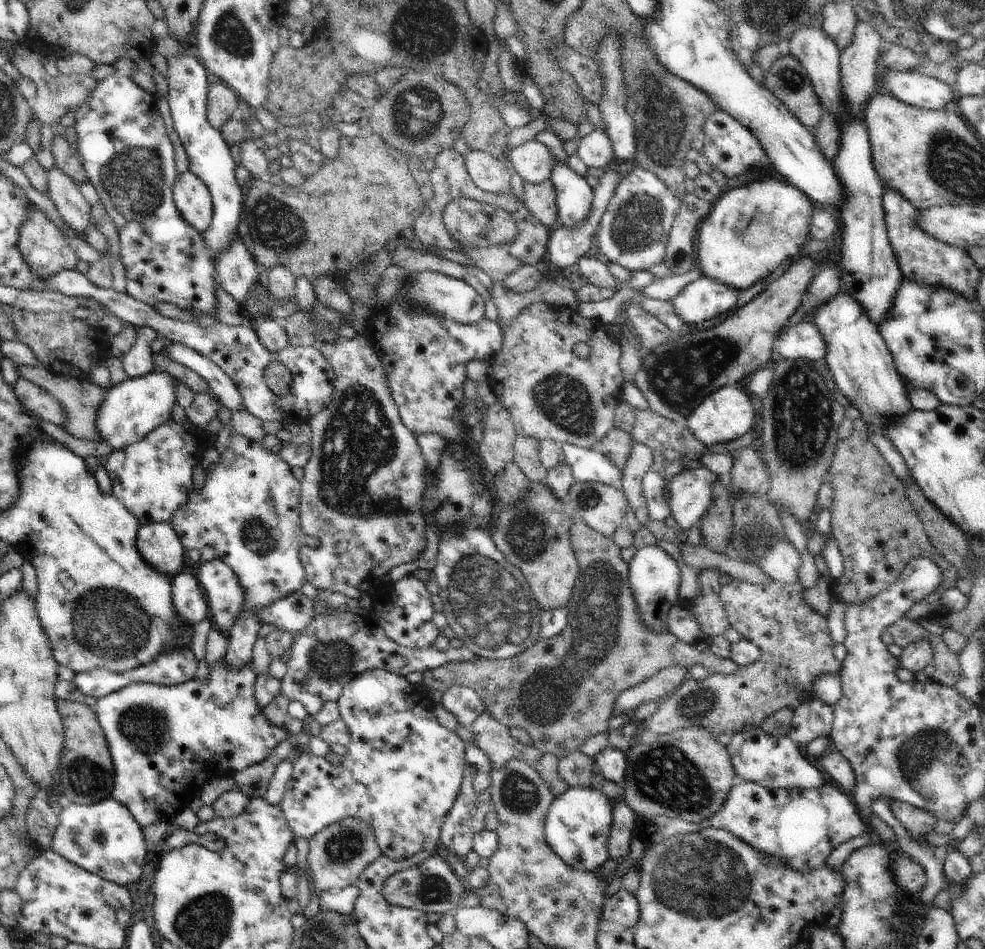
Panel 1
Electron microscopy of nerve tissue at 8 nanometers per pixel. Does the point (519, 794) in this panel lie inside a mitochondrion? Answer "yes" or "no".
yes

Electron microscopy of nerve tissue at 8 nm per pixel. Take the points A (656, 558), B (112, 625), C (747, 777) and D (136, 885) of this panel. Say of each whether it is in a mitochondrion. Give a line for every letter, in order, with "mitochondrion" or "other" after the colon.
A: other
B: mitochondrion
C: other
D: other

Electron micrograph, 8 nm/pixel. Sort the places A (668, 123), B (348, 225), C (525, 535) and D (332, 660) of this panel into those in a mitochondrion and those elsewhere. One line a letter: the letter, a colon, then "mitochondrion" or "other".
A: mitochondrion
B: other
C: mitochondrion
D: mitochondrion

